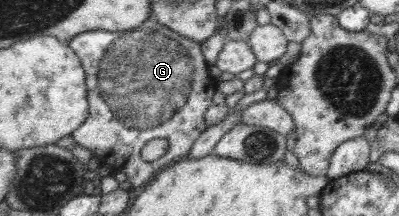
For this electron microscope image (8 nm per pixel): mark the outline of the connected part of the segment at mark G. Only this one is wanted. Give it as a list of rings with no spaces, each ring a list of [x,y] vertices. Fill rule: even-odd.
[[[148,19],[144,23],[140,23],[138,27],[134,27],[132,30],[127,31],[85,31],[81,34],[75,35],[72,39],[69,39],[67,44],[72,48],[72,51],[80,57],[80,61],[84,63],[84,71],[86,71],[86,88],[88,88],[88,103],[90,103],[90,117],[86,123],[82,123],[82,127],[78,127],[70,137],[74,139],[75,143],[80,147],[86,147],[92,154],[98,158],[101,166],[109,167],[112,173],[124,173],[132,184],[132,188],[137,188],[146,185],[156,177],[156,171],[159,173],[165,170],[168,166],[174,163],[180,162],[180,153],[182,156],[188,156],[191,151],[194,140],[207,128],[204,121],[204,115],[206,110],[213,104],[212,97],[216,89],[217,78],[210,76],[208,72],[209,64],[206,62],[204,55],[202,54],[201,42],[188,39],[179,32],[171,30],[169,27],[158,23],[154,19]],[[151,139],[167,139],[169,146],[165,155],[162,155],[160,159],[148,163],[141,157],[142,147],[148,143]]]

